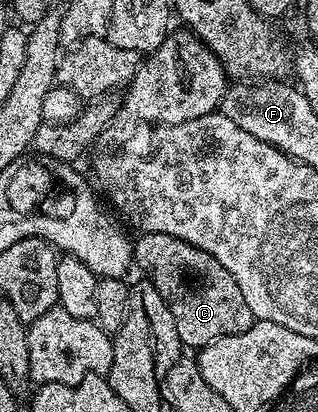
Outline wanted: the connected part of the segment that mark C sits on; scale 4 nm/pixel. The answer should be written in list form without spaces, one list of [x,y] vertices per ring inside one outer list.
[[[139,233],[133,241],[133,261],[136,266],[148,269],[149,279],[161,291],[161,299],[173,311],[173,323],[177,323],[177,335],[180,346],[187,345],[192,351],[198,351],[204,345],[213,343],[222,337],[237,335],[241,331],[249,331],[257,318],[253,311],[249,311],[249,303],[245,303],[245,295],[241,295],[241,287],[237,287],[237,279],[213,259],[201,247],[193,247],[193,243],[185,243],[185,239],[177,239],[173,235],[161,235],[160,233]]]

